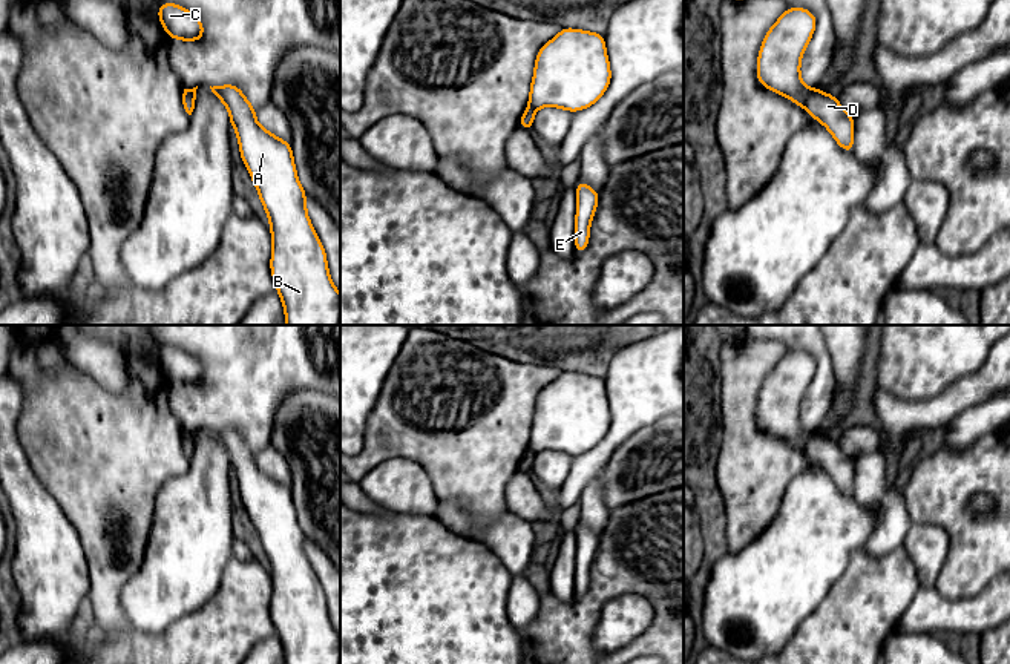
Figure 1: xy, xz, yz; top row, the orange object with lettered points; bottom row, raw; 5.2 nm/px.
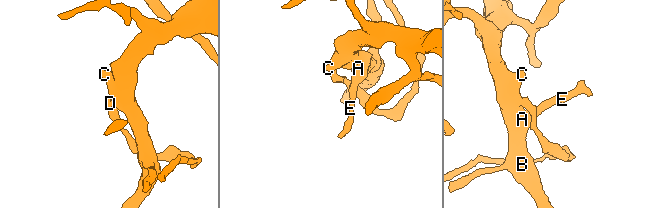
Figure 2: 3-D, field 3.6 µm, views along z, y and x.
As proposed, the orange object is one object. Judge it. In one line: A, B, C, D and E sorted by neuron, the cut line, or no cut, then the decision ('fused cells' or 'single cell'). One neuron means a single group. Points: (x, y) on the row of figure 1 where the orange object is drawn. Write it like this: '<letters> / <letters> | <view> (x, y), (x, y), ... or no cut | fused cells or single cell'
A B C E / D | yz (811, 89), (803, 106) | fused cells

